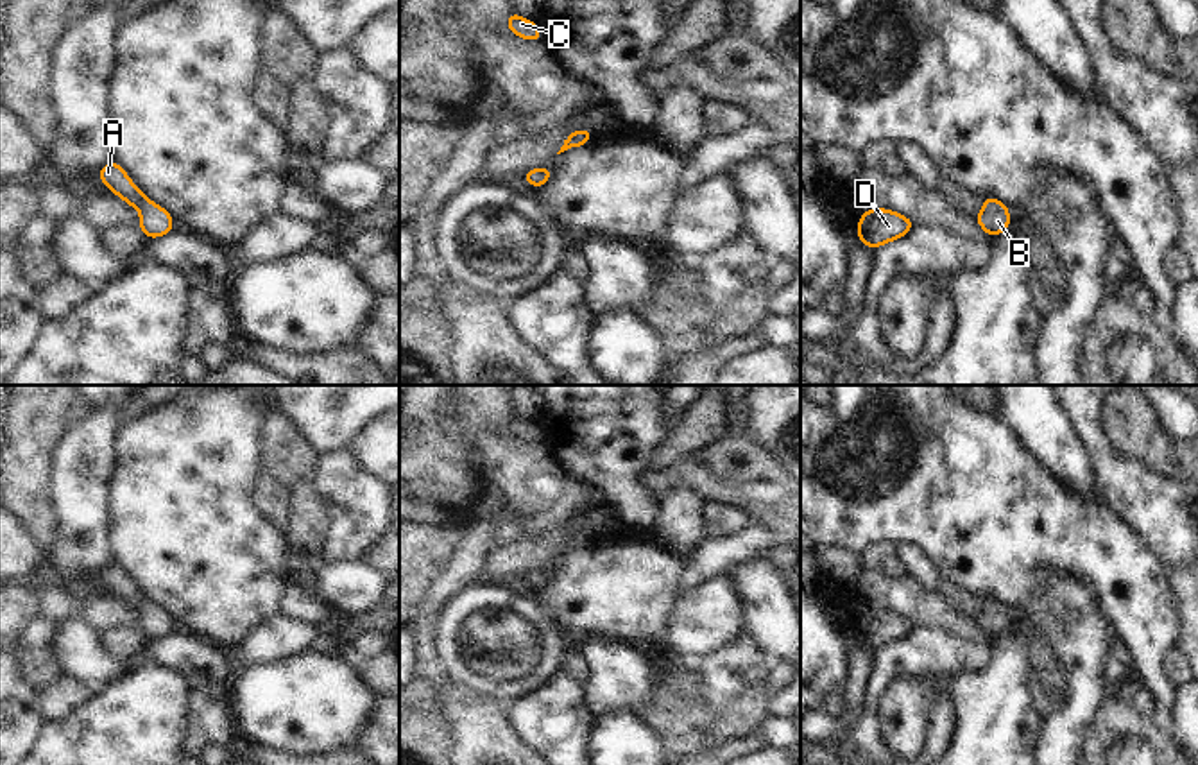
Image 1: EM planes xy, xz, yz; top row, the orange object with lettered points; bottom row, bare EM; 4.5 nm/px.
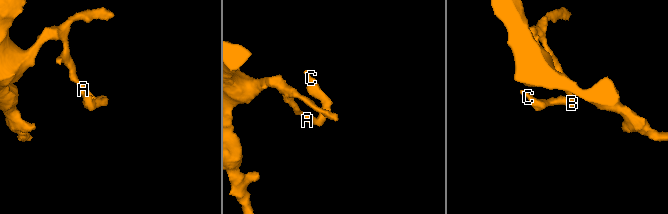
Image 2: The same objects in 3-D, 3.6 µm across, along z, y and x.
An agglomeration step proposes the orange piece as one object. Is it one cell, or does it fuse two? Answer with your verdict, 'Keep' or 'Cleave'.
Keep.

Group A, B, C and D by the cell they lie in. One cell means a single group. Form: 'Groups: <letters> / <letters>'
Groups: A B C D.

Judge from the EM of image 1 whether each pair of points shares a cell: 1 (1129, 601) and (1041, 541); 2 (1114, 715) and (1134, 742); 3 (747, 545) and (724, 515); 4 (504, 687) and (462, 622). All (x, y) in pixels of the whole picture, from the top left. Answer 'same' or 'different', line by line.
1: same
2: same
3: different
4: same

